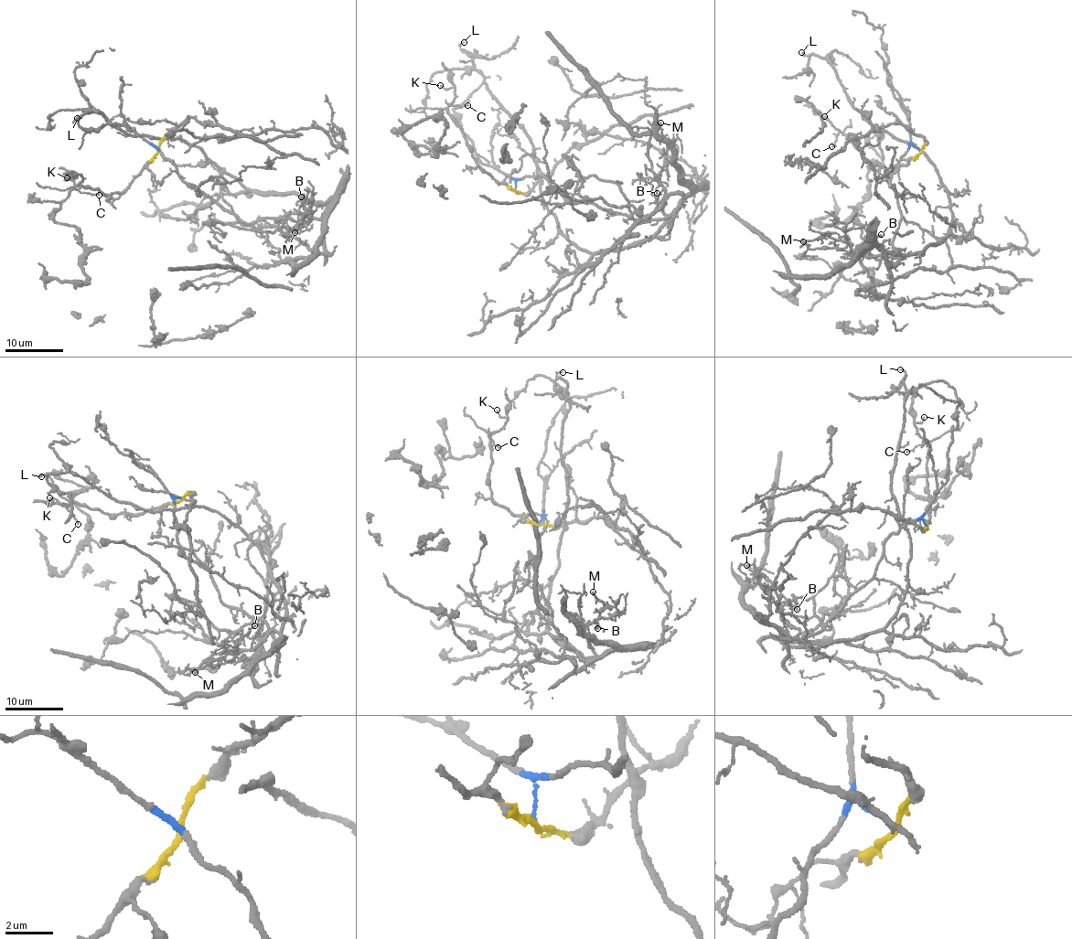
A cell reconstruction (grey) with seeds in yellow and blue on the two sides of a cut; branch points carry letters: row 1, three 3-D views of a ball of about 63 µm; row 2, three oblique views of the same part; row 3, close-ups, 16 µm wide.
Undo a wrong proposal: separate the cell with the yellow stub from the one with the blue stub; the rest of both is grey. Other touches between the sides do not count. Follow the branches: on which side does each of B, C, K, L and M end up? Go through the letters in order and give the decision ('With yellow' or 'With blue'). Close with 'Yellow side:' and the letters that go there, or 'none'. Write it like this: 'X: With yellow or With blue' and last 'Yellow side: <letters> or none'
B: With blue
C: With yellow
K: With yellow
L: With blue
M: With blue
Yellow side: C, K

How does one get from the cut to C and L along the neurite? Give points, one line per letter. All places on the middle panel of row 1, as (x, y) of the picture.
C: (515, 191), (495, 180), (473, 157), (472, 149), (449, 112), (448, 105), (468, 104)
L: (515, 191), (541, 176), (638, 220), (679, 208), (651, 237), (576, 248), (541, 196), (532, 142), (464, 42)

